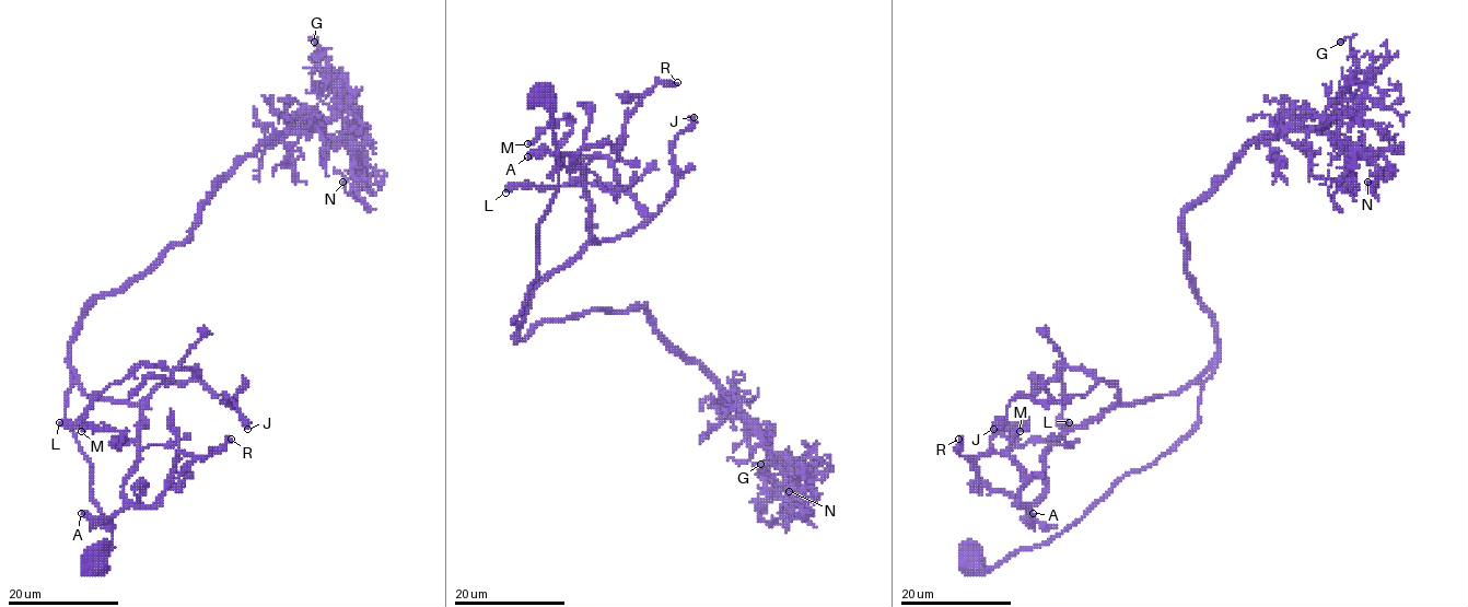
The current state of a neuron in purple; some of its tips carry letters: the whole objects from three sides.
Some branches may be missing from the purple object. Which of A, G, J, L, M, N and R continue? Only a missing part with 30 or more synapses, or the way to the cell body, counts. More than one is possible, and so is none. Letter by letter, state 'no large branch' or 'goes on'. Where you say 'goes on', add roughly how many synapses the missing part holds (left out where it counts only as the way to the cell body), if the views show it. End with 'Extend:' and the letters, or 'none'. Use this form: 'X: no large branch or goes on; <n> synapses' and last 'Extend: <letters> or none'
A: no large branch
G: no large branch
J: no large branch
L: no large branch
M: no large branch
N: no large branch
R: no large branch
Extend: none

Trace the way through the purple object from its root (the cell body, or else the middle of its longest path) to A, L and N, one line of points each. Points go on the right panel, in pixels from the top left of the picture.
A: (968, 565), (1048, 544), (1174, 450), (1215, 365), (1071, 425), (1045, 455), (1033, 513)
L: (968, 565), (1048, 544), (1174, 450), (1215, 365), (1123, 404), (1117, 384), (1059, 363), (1069, 422)
N: (968, 565), (1048, 544), (1190, 433), (1216, 326), (1184, 216), (1248, 146), (1321, 130), (1375, 159), (1367, 182)

